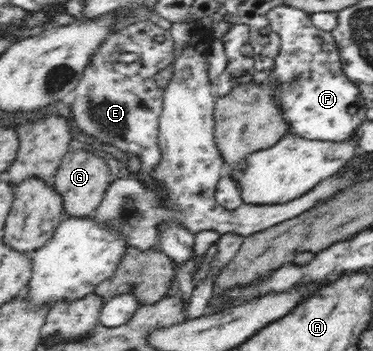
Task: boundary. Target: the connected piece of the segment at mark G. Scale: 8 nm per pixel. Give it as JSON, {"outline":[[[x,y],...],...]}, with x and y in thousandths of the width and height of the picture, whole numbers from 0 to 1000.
{"outline":[[[201,427],[182,433],[166,456],[145,501],[139,527],[166,558],[172,610],[182,618],[241,618],[257,587],[273,573],[282,538],[303,519],[292,470],[276,456],[276,442],[263,427]]]}

